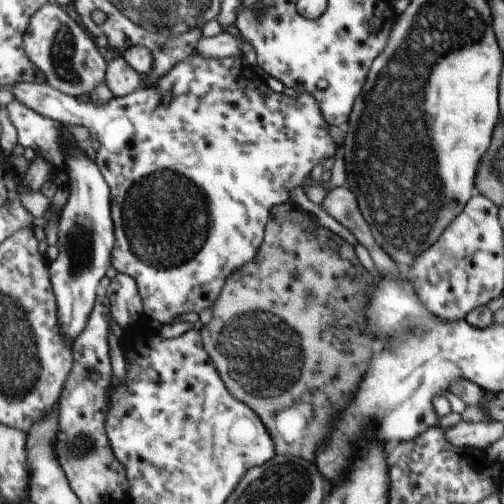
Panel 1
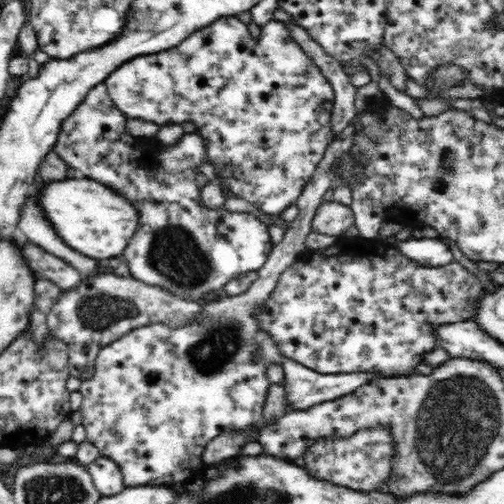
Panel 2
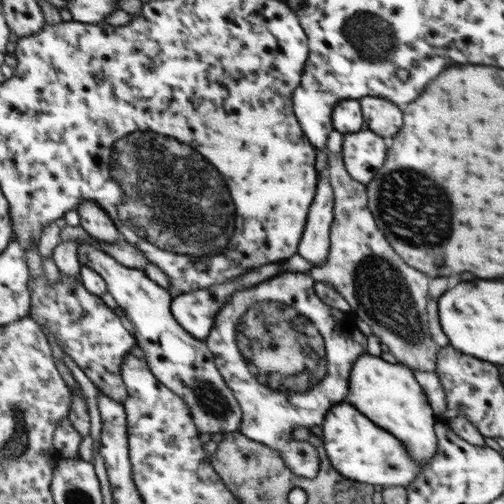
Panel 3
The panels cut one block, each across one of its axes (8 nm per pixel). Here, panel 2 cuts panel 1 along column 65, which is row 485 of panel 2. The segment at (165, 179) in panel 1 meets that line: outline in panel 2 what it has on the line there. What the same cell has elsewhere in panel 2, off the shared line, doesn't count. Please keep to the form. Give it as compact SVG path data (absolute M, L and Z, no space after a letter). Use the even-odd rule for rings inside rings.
M100 456L92 464L88 464L86 468L92 474L92 480L94 480L96 490L100 494L104 494L106 498L116 496L116 494L120 494L126 488L124 474L122 474L120 466L112 458Z

